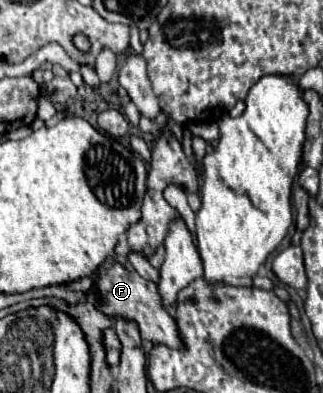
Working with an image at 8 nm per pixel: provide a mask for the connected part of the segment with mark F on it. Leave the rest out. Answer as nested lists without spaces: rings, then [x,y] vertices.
[[[117,262],[107,264],[107,274],[99,278],[97,282],[99,288],[99,310],[103,310],[107,316],[123,316],[129,320],[135,320],[139,324],[141,338],[153,342],[153,344],[165,344],[167,348],[181,350],[183,348],[183,338],[179,336],[179,328],[175,324],[175,316],[169,314],[163,308],[163,300],[159,296],[159,288],[155,282],[149,282],[141,278],[135,270],[127,270]]]

